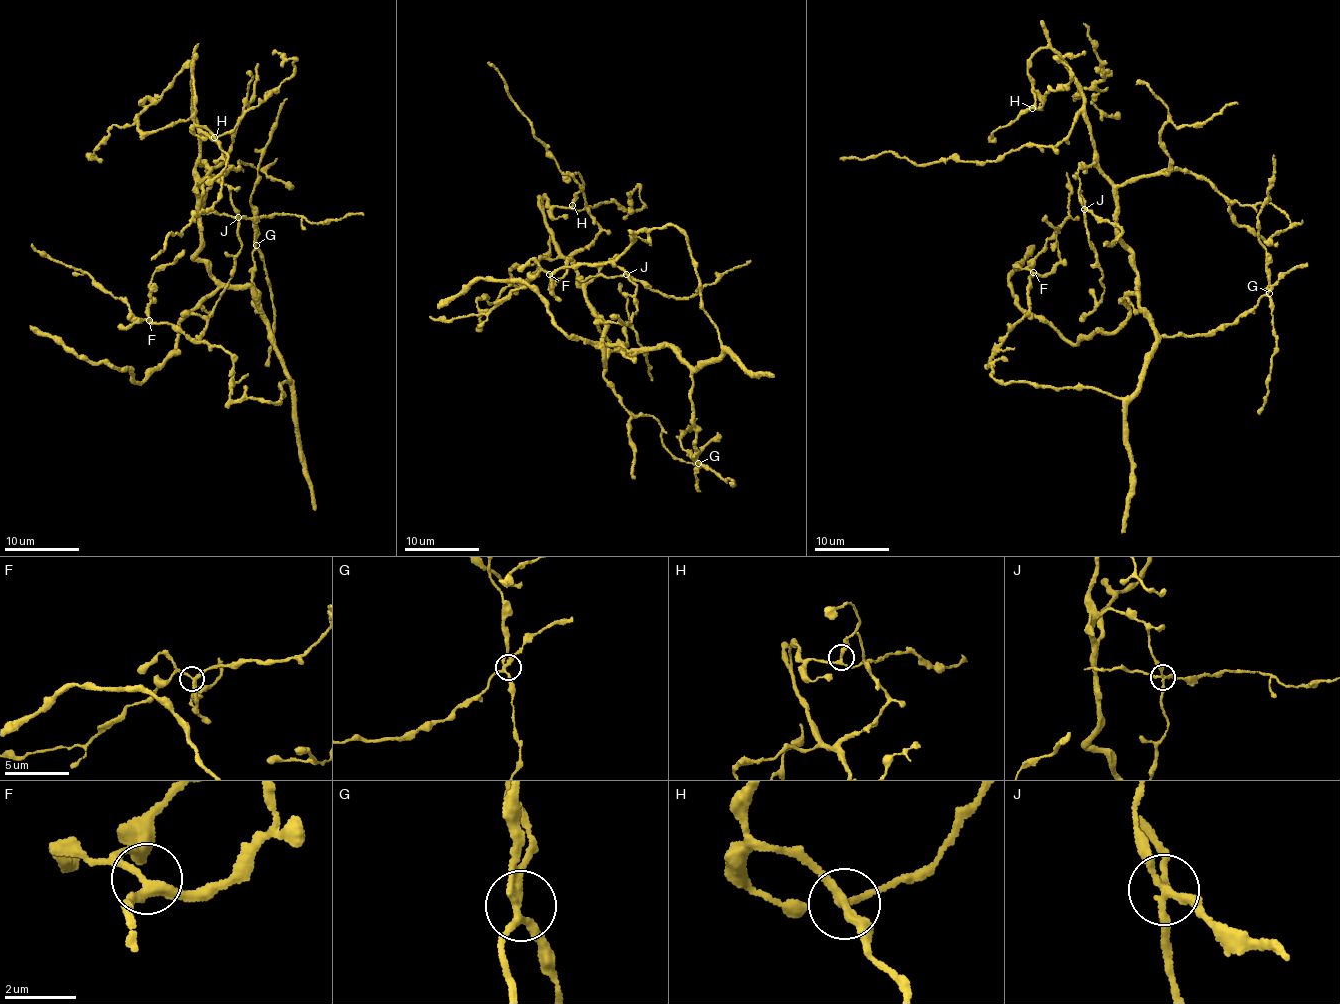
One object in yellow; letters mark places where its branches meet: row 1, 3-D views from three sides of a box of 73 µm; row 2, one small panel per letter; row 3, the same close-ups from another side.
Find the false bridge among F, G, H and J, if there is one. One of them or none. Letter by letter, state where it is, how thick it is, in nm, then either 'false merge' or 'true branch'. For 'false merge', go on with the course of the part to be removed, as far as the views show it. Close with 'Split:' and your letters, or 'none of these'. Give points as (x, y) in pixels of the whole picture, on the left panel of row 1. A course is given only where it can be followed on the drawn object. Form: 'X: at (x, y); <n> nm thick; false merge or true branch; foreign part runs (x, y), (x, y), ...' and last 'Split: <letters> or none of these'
F: at (149, 320); 260 nm thick; true branch
G: at (256, 245); 240 nm thick; true branch
H: at (214, 137); 220 nm thick; true branch
J: at (238, 217); 200 nm thick; false merge; foreign part runs (238, 217), (295, 214), (315, 224), (363, 215)
Split: J

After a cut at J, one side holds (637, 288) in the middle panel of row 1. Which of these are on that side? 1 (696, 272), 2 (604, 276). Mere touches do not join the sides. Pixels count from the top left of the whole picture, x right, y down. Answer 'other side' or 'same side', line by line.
1: same side
2: other side

